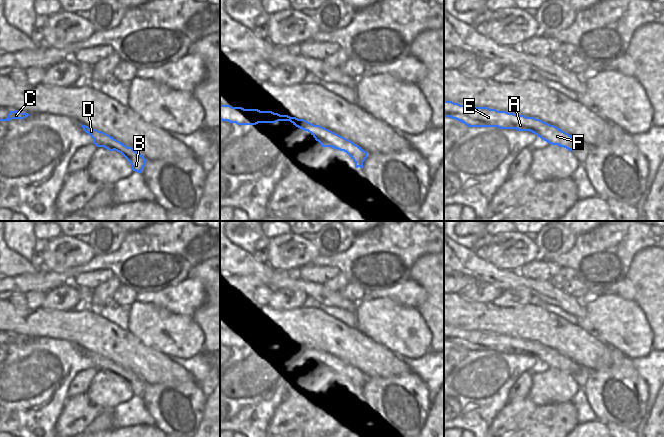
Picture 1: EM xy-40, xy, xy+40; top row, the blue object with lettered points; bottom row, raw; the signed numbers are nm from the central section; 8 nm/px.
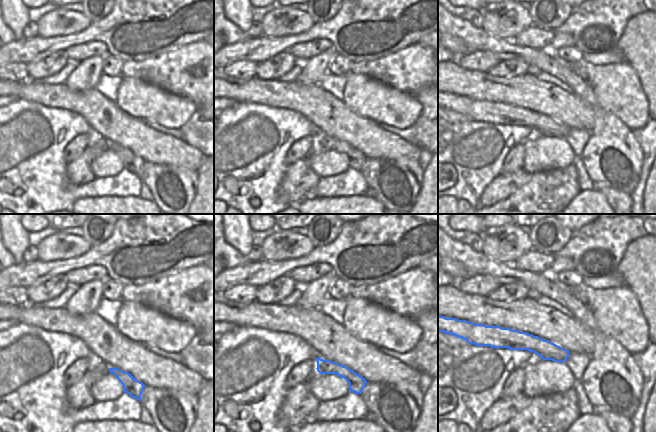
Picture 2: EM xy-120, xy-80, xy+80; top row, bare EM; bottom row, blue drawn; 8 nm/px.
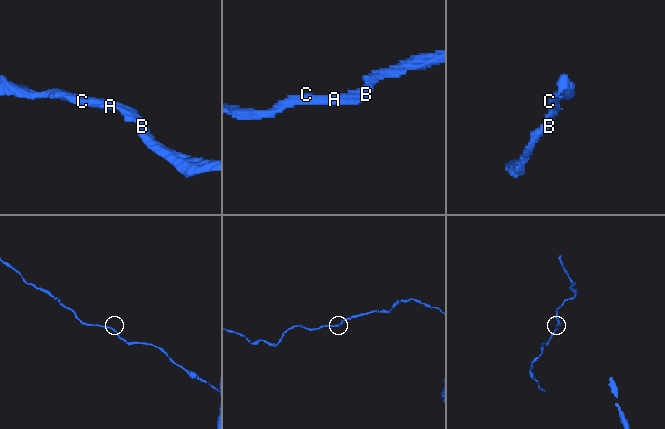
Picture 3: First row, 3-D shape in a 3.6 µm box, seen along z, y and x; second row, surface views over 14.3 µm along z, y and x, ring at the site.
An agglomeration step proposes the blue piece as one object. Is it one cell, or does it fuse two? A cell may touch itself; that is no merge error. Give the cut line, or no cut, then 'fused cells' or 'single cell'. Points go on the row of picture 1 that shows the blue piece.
cut none; single cell

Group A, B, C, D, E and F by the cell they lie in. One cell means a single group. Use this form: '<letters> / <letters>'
A B C D E F

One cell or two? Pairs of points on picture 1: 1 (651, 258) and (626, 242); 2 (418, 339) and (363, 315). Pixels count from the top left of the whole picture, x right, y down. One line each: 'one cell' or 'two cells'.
1: two cells
2: one cell

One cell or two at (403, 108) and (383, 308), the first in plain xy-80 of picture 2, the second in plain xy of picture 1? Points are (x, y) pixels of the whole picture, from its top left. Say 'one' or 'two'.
one

